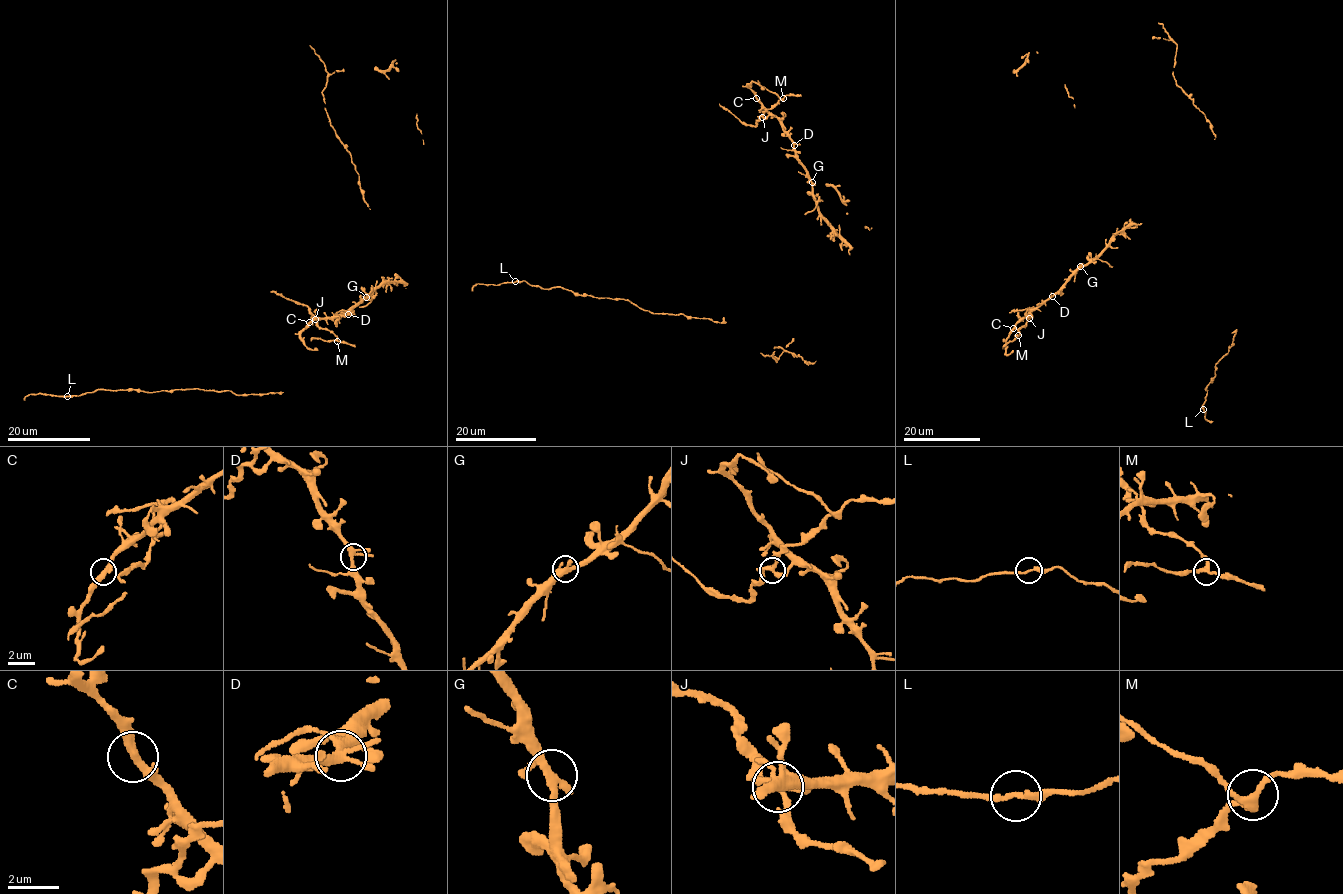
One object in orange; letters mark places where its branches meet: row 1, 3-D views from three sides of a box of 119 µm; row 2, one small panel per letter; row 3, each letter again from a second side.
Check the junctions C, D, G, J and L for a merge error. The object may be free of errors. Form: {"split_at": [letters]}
{"split_at": ["J"]}

